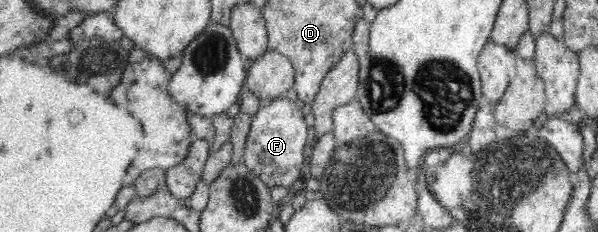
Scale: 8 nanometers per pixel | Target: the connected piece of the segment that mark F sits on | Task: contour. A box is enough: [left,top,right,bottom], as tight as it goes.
[243,98,308,190]

